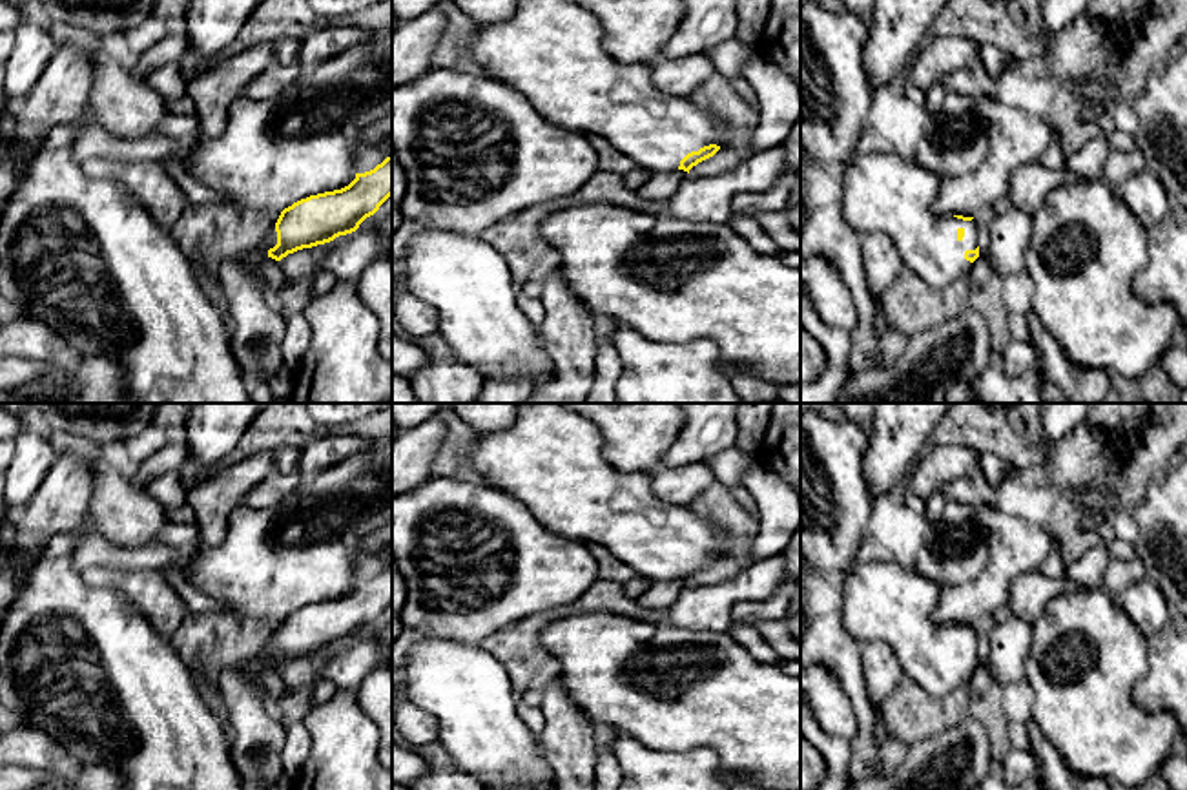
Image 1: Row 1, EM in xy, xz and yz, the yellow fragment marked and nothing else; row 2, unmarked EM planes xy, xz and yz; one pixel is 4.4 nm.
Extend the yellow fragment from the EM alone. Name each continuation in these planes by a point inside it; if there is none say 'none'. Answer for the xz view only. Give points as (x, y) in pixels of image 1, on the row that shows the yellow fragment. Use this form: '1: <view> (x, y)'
1: xz (551, 51)

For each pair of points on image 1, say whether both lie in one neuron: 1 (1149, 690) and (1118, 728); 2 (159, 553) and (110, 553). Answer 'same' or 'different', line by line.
1: different
2: same

